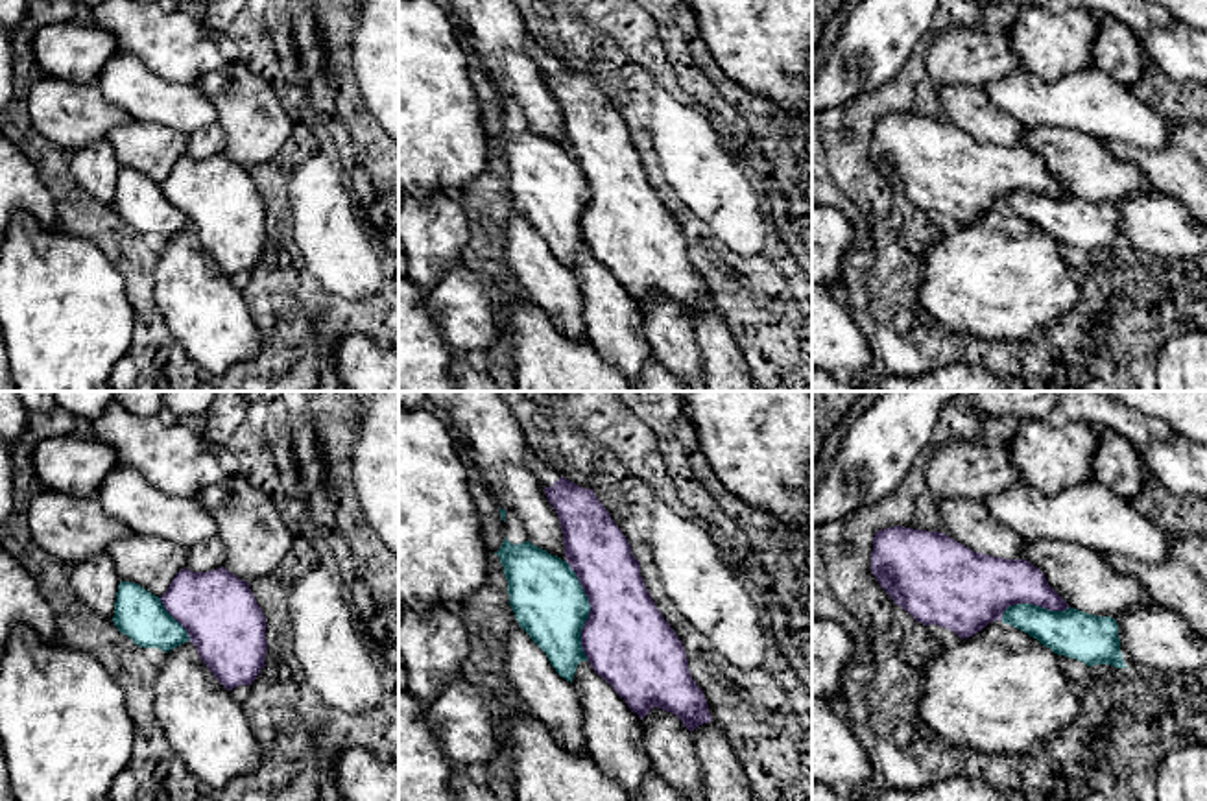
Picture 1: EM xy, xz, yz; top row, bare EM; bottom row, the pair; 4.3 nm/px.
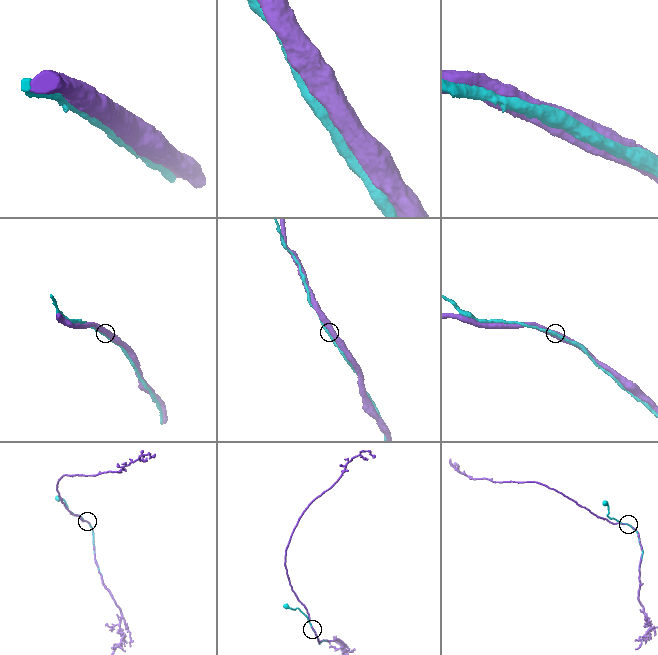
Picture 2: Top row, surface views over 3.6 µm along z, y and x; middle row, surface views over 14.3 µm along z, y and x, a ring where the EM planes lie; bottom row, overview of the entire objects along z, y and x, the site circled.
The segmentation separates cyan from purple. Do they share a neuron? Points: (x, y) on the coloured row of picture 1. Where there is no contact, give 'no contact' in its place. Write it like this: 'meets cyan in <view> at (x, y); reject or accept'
meets cyan in xz at (589, 611); accept

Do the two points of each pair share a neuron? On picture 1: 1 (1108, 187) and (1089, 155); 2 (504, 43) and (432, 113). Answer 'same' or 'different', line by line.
1: same
2: different

